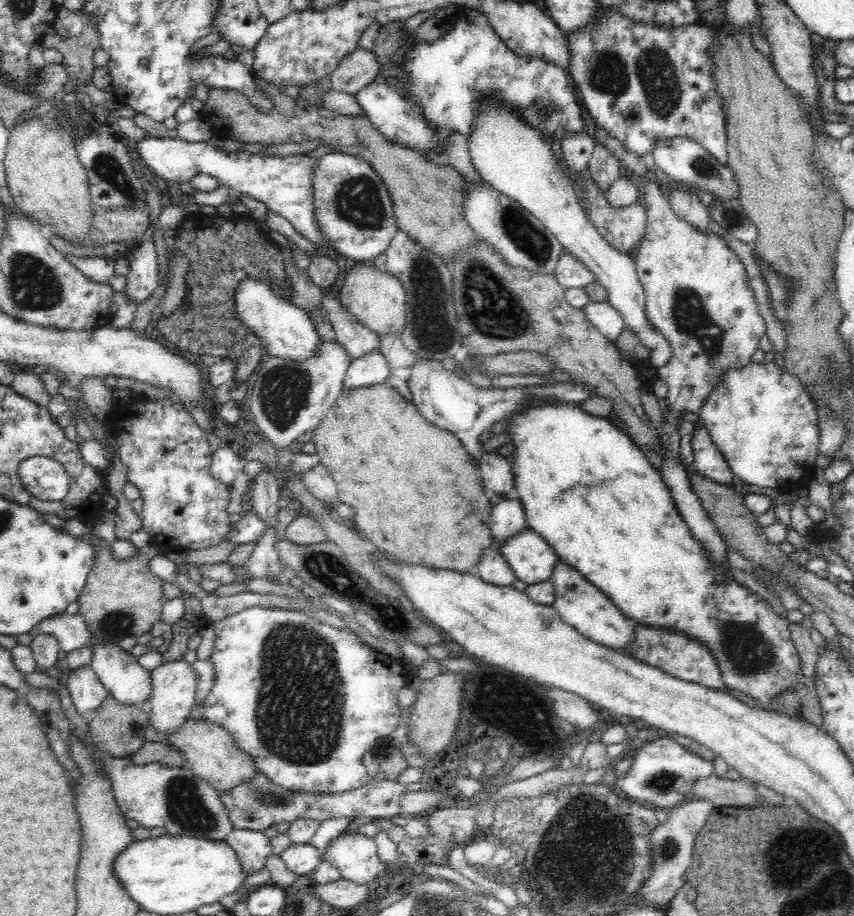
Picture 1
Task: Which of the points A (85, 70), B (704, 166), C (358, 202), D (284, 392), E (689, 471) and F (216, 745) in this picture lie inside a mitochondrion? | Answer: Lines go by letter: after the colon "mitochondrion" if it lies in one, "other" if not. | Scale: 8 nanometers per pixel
A: other
B: mitochondrion
C: mitochondrion
D: mitochondrion
E: other
F: other

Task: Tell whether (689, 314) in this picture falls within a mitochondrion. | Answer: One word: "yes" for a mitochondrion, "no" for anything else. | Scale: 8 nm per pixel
yes

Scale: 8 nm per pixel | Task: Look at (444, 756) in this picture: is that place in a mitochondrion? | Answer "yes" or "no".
no

